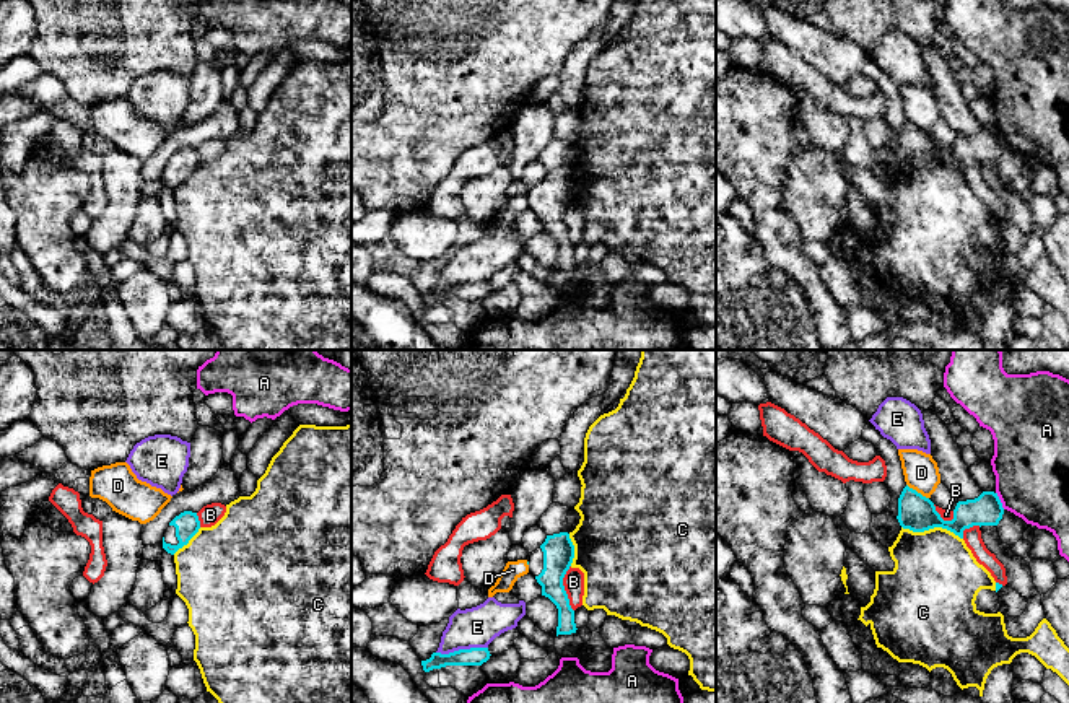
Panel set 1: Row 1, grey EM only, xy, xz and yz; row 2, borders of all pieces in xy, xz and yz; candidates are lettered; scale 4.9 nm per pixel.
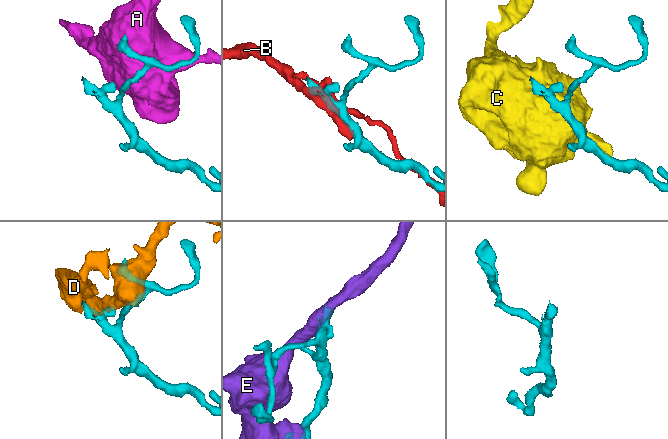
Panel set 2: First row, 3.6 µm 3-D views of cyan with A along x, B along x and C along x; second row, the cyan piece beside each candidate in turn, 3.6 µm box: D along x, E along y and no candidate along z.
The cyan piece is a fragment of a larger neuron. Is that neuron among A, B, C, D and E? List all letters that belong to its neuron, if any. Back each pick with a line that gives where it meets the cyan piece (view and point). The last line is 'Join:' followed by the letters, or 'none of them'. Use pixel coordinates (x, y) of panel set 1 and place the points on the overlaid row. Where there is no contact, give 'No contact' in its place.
Join: none of them

